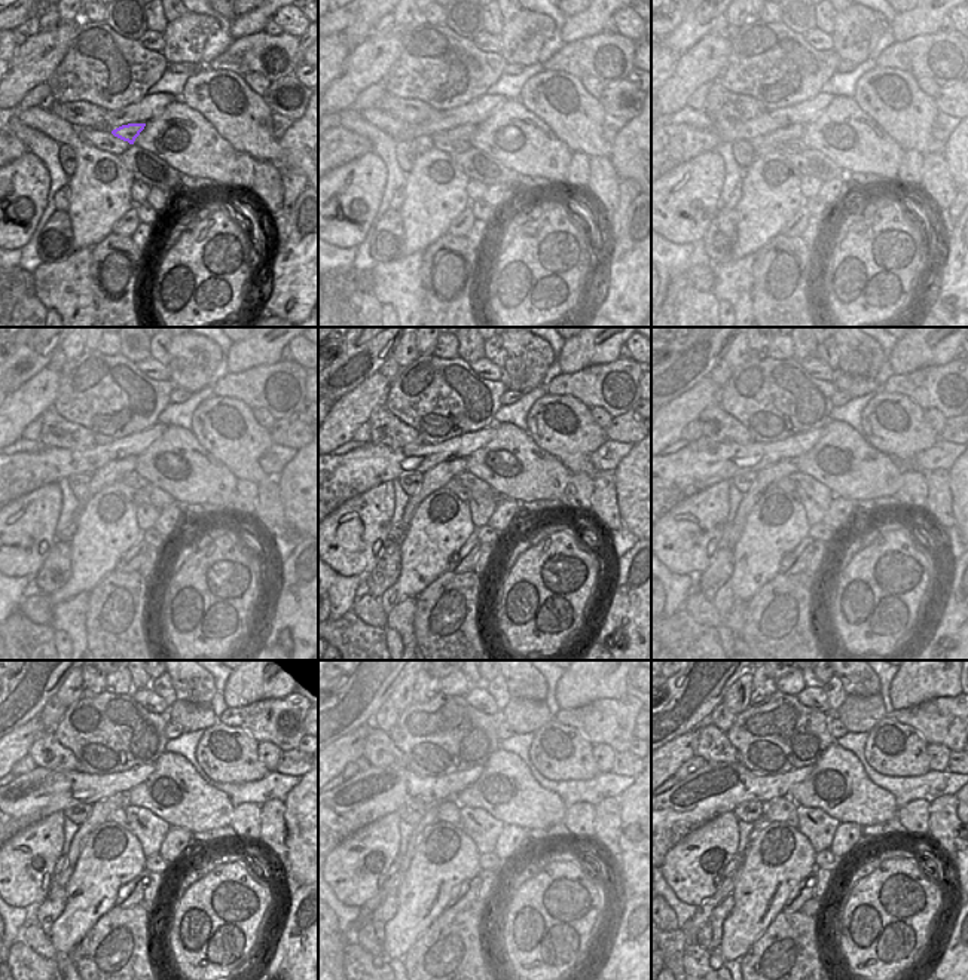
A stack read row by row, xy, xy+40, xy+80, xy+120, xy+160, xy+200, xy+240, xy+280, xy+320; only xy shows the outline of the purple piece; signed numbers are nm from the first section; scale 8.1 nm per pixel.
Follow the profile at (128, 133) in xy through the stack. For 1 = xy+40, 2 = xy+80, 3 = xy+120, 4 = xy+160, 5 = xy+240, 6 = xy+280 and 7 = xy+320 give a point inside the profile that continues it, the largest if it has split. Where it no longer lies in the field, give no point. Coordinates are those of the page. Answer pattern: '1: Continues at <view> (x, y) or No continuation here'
1: Continues at xy+40 (463, 133)
2: Continues at xy+80 (768, 144)
3: Continues at xy+120 (107, 475)
4: Continues at xy+160 (436, 478)
5: Continues at xy+240 (101, 811)
6: Continues at xy+280 (430, 818)
7: Continues at xy+320 (690, 928).

